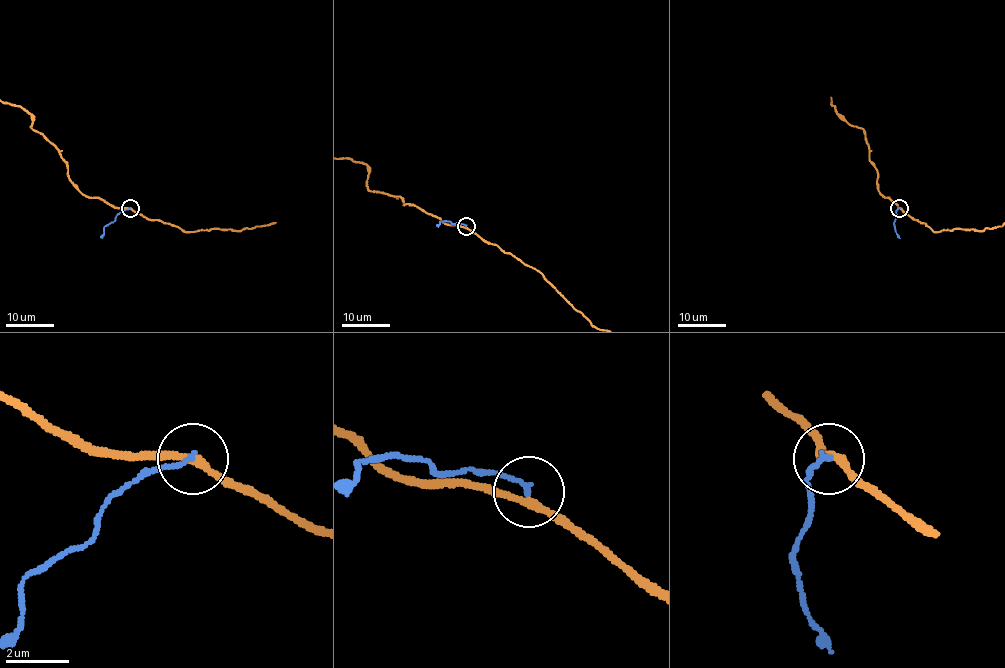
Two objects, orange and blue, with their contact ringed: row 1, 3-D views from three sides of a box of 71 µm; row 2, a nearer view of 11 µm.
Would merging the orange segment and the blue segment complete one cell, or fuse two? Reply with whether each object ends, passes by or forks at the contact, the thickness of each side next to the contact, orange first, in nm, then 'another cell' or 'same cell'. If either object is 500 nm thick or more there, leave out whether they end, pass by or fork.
orange passes by; blue ends; calibres 240 and 160 nm; another cell

